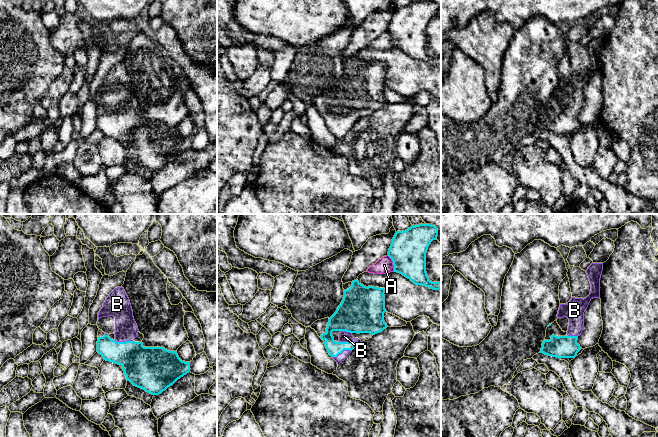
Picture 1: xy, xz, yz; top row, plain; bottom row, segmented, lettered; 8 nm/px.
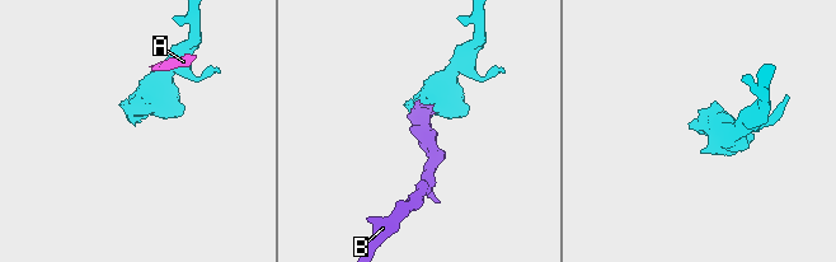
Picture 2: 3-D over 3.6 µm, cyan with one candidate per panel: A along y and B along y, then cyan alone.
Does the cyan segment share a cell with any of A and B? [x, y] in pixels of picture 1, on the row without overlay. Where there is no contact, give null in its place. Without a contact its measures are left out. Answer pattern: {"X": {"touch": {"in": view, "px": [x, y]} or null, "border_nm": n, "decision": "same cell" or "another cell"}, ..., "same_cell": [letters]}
{"A": {"touch": {"in": "xz", "px": [393, 39]}, "border_nm": 140, "decision": "another cell"}, "B": {"touch": {"in": "xz", "px": [348, 118]}, "border_nm": 170, "decision": "same cell"}, "same_cell": ["B"]}

